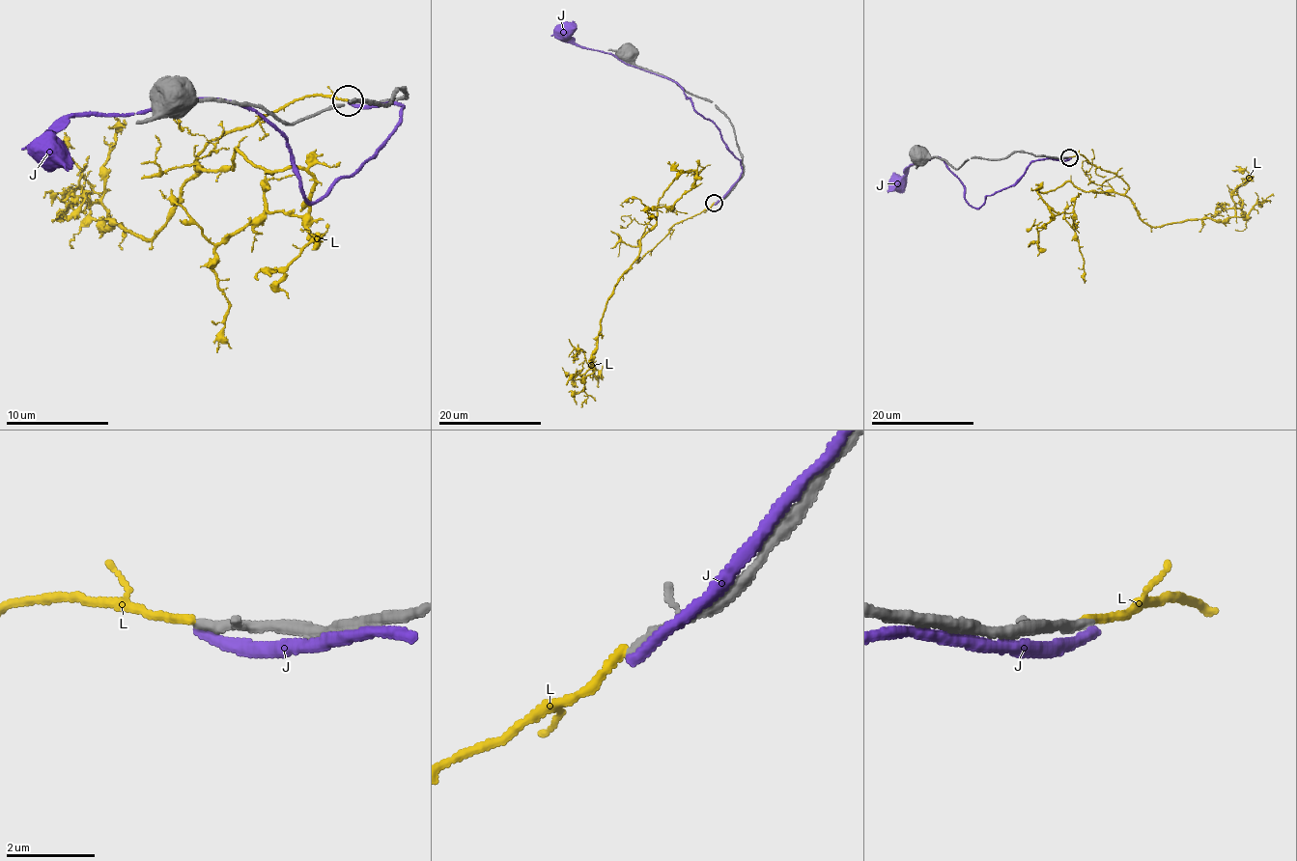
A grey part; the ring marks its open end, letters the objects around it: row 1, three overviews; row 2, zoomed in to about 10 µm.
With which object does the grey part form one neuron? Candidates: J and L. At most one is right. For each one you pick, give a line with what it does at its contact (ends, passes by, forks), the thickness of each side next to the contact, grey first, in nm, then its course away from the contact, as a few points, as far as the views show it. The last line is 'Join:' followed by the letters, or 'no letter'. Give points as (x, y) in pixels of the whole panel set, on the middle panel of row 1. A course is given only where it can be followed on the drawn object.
Join: no letter

